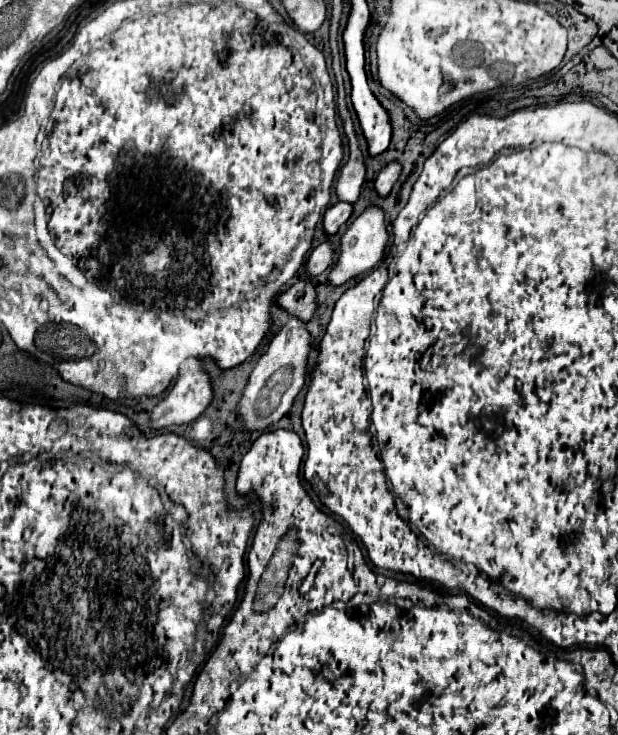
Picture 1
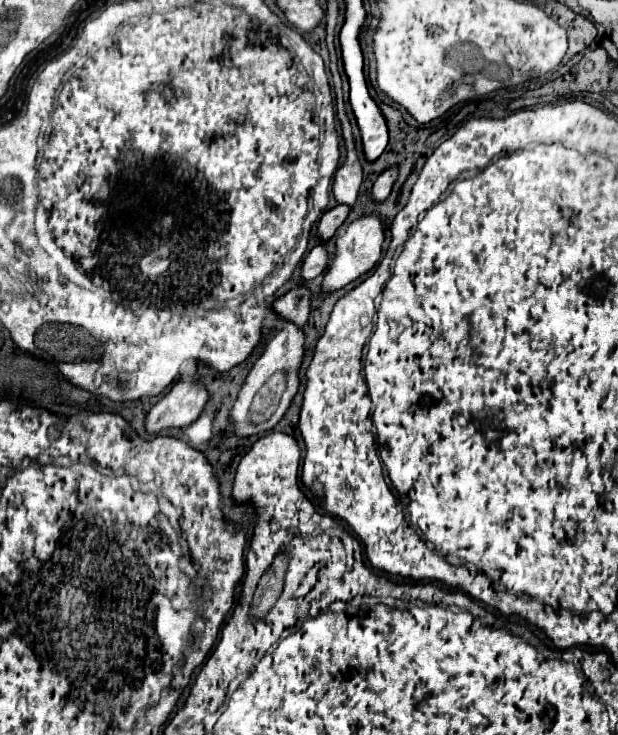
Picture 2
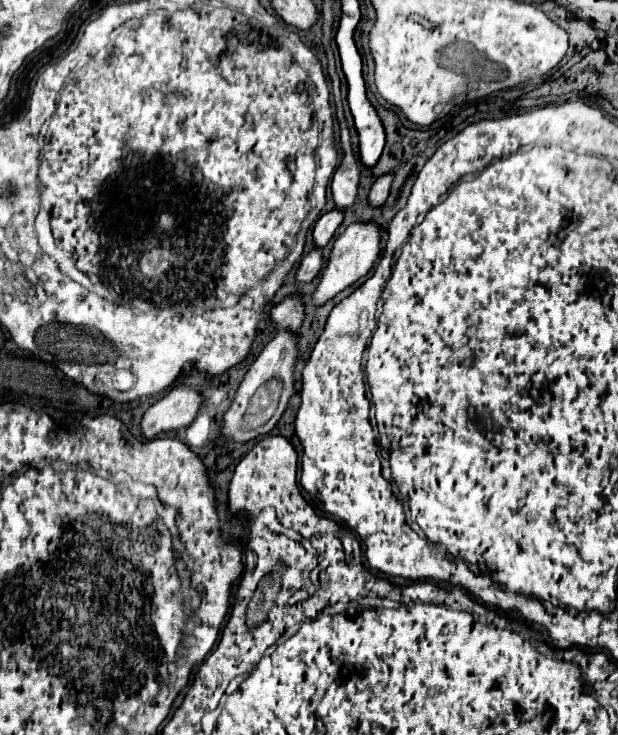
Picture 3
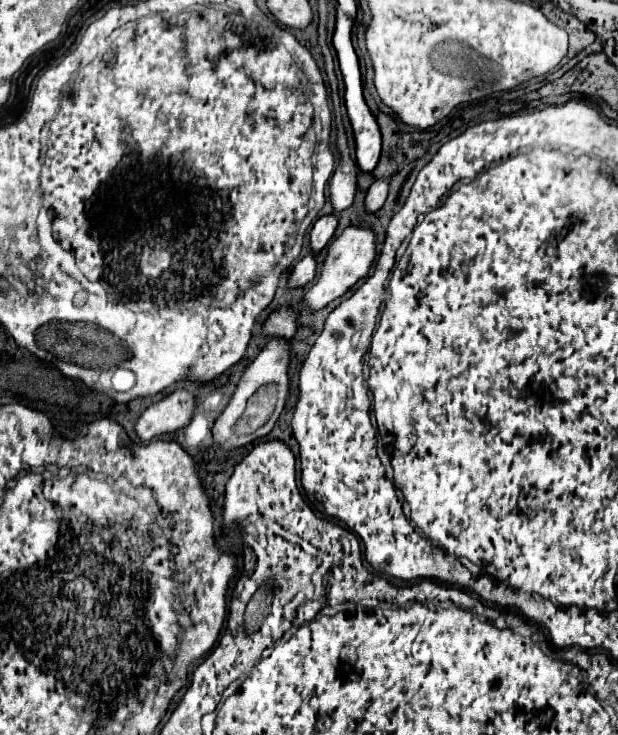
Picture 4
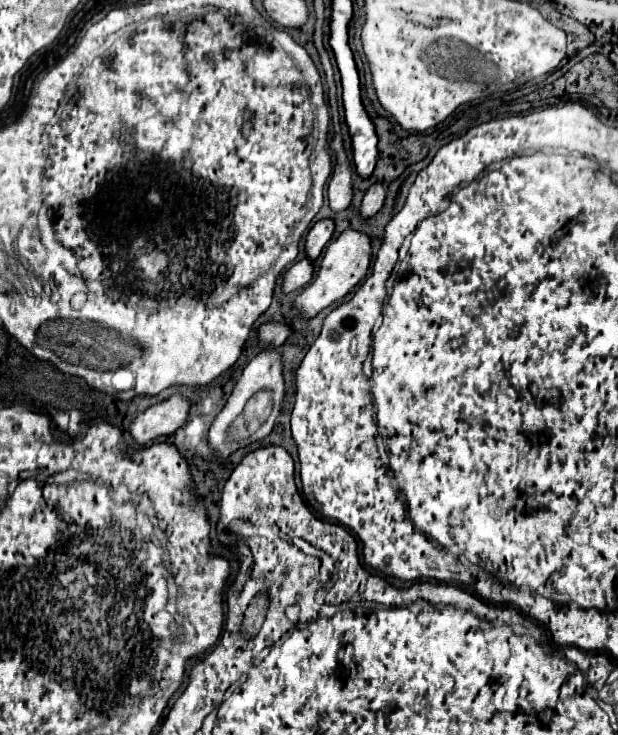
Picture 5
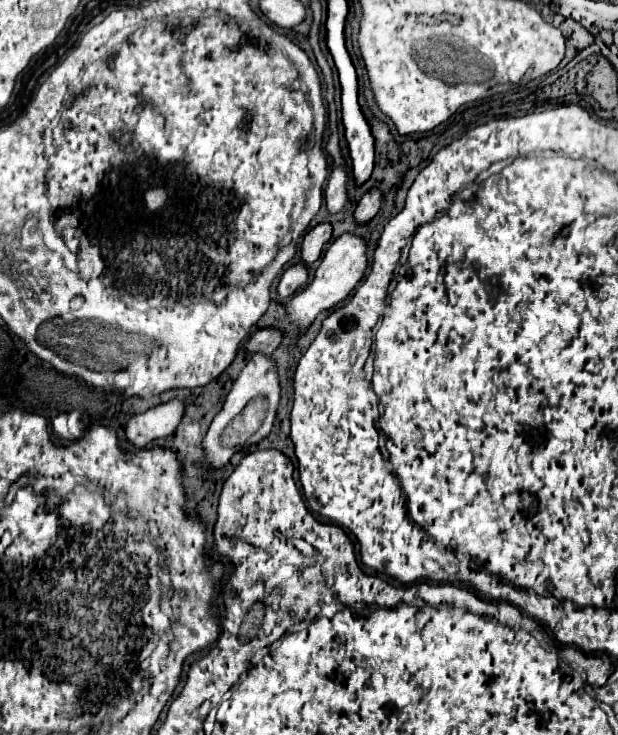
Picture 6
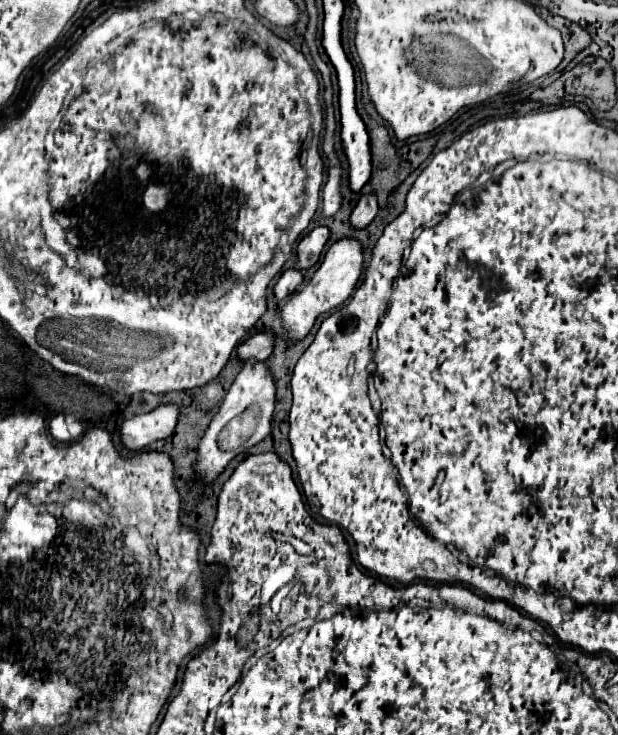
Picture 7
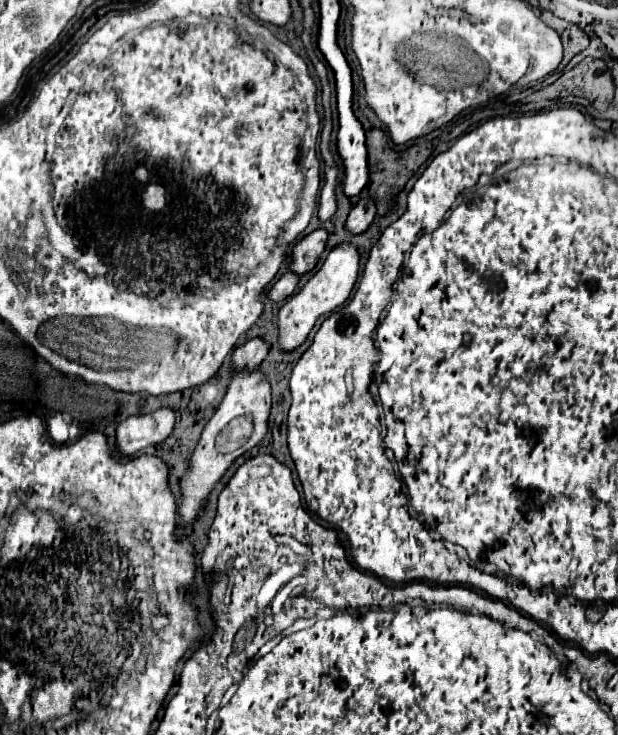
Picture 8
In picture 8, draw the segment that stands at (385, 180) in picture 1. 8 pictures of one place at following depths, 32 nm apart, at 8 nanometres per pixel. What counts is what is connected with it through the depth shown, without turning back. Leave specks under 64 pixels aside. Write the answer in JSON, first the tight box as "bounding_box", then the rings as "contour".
{"bounding_box":[344,200,376,234],"contour":[[[360,200],[348,214],[348,220],[344,224],[344,228],[350,234],[362,234],[368,230],[368,226],[372,224],[376,216],[376,204],[372,200]]]}

